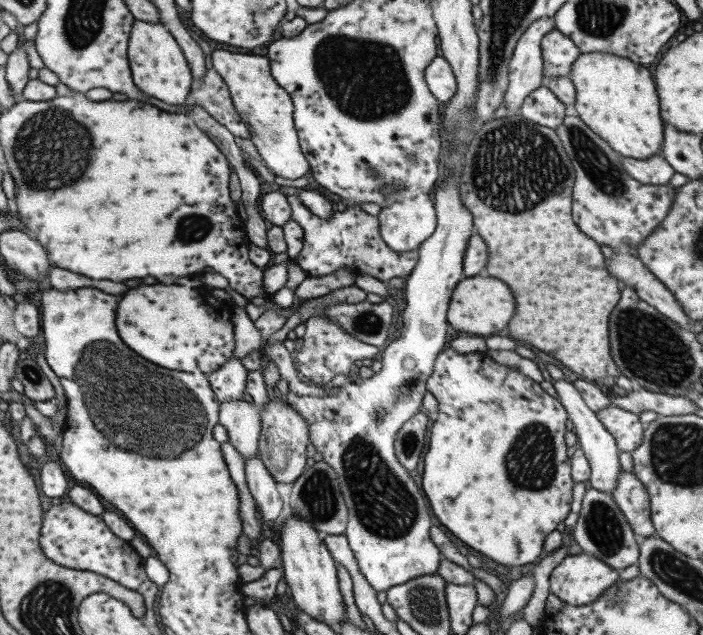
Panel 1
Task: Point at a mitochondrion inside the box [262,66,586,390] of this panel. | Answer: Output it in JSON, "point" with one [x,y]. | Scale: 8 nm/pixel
{"point":[511,142]}

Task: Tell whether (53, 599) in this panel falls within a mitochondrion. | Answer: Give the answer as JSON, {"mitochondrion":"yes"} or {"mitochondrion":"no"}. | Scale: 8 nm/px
{"mitochondrion":"yes"}

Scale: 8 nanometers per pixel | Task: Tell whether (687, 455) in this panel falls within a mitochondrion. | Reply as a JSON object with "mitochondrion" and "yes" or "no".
{"mitochondrion":"yes"}

